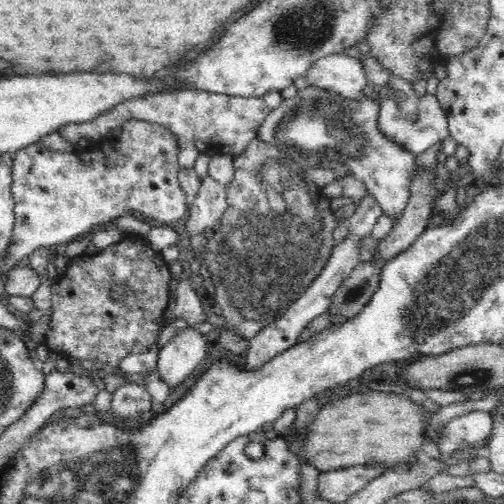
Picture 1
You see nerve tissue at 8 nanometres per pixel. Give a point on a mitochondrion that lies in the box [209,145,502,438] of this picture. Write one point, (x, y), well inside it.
(471, 377)

